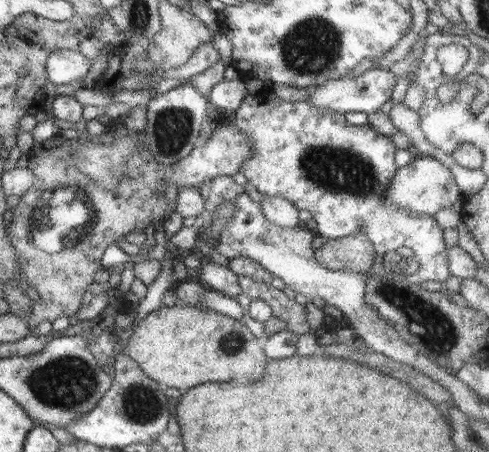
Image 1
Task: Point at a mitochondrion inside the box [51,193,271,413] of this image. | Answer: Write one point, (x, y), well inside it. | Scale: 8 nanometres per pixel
(233, 344)

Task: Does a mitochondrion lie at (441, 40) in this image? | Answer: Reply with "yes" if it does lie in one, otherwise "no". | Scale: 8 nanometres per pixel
no

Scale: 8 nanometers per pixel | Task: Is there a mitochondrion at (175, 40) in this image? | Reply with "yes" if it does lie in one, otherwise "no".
no

